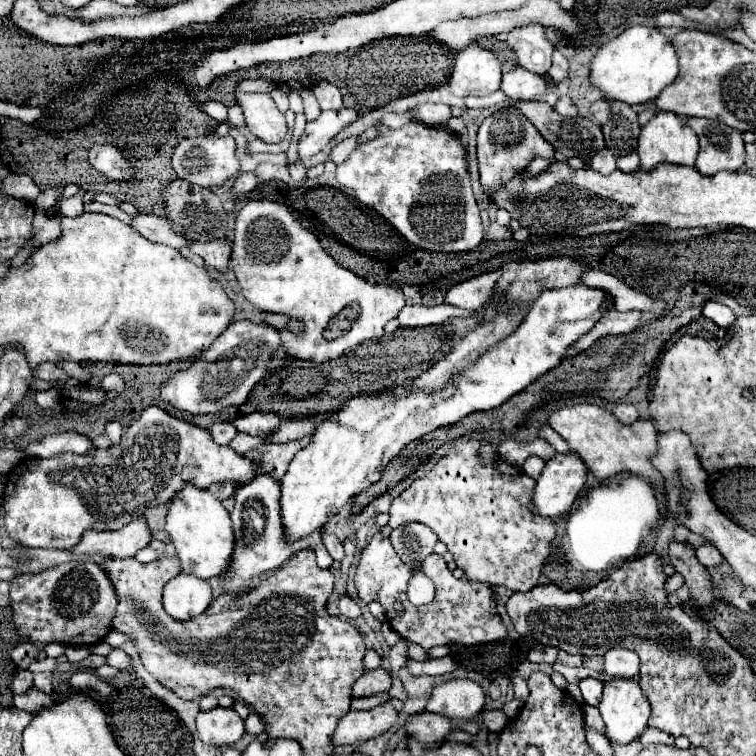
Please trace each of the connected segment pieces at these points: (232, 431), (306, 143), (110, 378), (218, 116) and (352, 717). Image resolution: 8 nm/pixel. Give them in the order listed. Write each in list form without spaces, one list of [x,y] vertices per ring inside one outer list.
[[[216,423],[210,429],[210,435],[218,445],[228,445],[236,437],[236,427],[232,423]]]
[[[354,107],[322,111],[322,115],[316,121],[306,125],[306,131],[302,135],[300,149],[298,149],[298,159],[316,155],[320,149],[324,149],[334,139],[336,133],[340,133],[344,127],[354,123],[358,117],[360,117],[358,109]]]
[[[109,374],[105,377],[105,380],[102,380],[101,386],[107,392],[115,391],[120,393],[124,390],[124,382],[121,377],[117,374]]]
[[[208,101],[204,103],[204,111],[216,121],[226,121],[227,119],[227,107],[220,102]]]
[[[382,703],[370,711],[348,711],[334,733],[334,745],[350,745],[356,741],[374,739],[382,733],[386,733],[394,723],[398,721],[398,711],[394,705]]]

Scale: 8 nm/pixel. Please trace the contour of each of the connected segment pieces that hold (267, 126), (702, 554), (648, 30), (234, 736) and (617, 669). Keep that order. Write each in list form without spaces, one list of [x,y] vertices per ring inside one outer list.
[[[238,93],[236,103],[242,107],[246,127],[266,143],[280,143],[286,137],[286,121],[276,103],[266,93]]]
[[[702,545],[702,547],[698,547],[696,549],[696,557],[698,557],[698,561],[704,565],[704,567],[718,567],[720,563],[722,563],[722,555],[720,555],[720,551],[714,547],[714,545]]]
[[[632,25],[616,39],[602,45],[592,59],[590,83],[600,89],[608,99],[640,105],[658,97],[658,93],[670,85],[678,75],[678,57],[670,39],[658,27]]]
[[[214,707],[212,711],[200,711],[196,717],[200,739],[208,745],[234,745],[244,735],[244,721],[228,707]]]
[[[610,649],[606,655],[606,665],[604,671],[612,677],[636,677],[640,669],[640,659],[634,651],[628,649]]]

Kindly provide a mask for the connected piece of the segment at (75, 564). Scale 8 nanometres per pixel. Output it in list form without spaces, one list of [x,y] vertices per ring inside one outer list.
[[[72,561],[36,575],[18,575],[10,583],[14,625],[18,633],[34,643],[62,645],[94,645],[112,629],[116,611],[114,587],[98,563]]]

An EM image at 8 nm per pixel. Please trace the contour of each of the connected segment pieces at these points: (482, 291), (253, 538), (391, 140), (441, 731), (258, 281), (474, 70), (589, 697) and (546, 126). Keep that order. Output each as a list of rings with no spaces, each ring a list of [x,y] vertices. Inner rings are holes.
[[[492,271],[492,273],[484,273],[484,275],[478,275],[464,283],[454,285],[446,293],[446,303],[462,307],[462,309],[482,307],[490,299],[490,295],[494,295],[494,287],[496,287],[500,275],[502,275],[502,271]]]
[[[260,475],[260,477],[252,479],[250,483],[238,487],[234,493],[236,507],[230,513],[230,517],[234,523],[236,545],[234,545],[232,565],[224,573],[228,591],[234,591],[234,593],[248,591],[254,577],[262,577],[266,571],[274,571],[276,567],[286,563],[294,553],[298,553],[306,547],[314,549],[322,567],[330,567],[334,561],[328,555],[326,547],[322,545],[320,531],[314,531],[314,535],[306,535],[306,539],[298,539],[298,543],[286,543],[286,539],[282,539],[282,515],[280,515],[280,487],[278,487],[278,483],[280,481],[272,479],[270,475]]]
[[[410,123],[400,129],[378,125],[378,137],[356,147],[354,153],[338,165],[336,179],[340,185],[354,191],[356,199],[390,221],[412,245],[426,251],[458,253],[470,251],[482,243],[480,209],[472,195],[470,177],[466,173],[464,149],[456,133],[446,127],[426,127]]]
[[[416,713],[406,721],[406,733],[424,745],[434,745],[444,741],[452,731],[452,721],[434,713]]]
[[[250,201],[238,211],[230,265],[242,287],[242,295],[254,307],[302,321],[304,335],[295,336],[284,328],[280,331],[281,344],[288,347],[294,357],[314,363],[332,361],[362,341],[382,337],[384,325],[404,307],[404,295],[398,287],[372,285],[338,265],[322,249],[320,241],[298,223],[290,209],[272,201]],[[352,303],[360,307],[360,315],[352,327],[338,339],[326,341],[322,333],[330,319]]]
[[[472,45],[454,57],[448,87],[456,97],[486,97],[500,87],[500,79],[502,63],[498,57],[488,49]]]
[[[586,677],[586,679],[582,679],[582,681],[578,683],[578,687],[580,687],[580,691],[582,691],[584,703],[596,707],[598,701],[600,701],[600,697],[602,697],[602,687],[604,687],[604,683],[598,681],[598,679],[594,679],[594,677]]]
[[[518,101],[514,107],[520,109],[524,113],[524,117],[530,119],[530,123],[542,133],[542,137],[548,143],[552,143],[556,149],[560,149],[564,153],[564,157],[584,159],[584,157],[592,157],[594,153],[598,153],[604,147],[602,127],[594,119],[584,119],[584,117],[568,119],[568,117],[562,117],[544,101]]]

